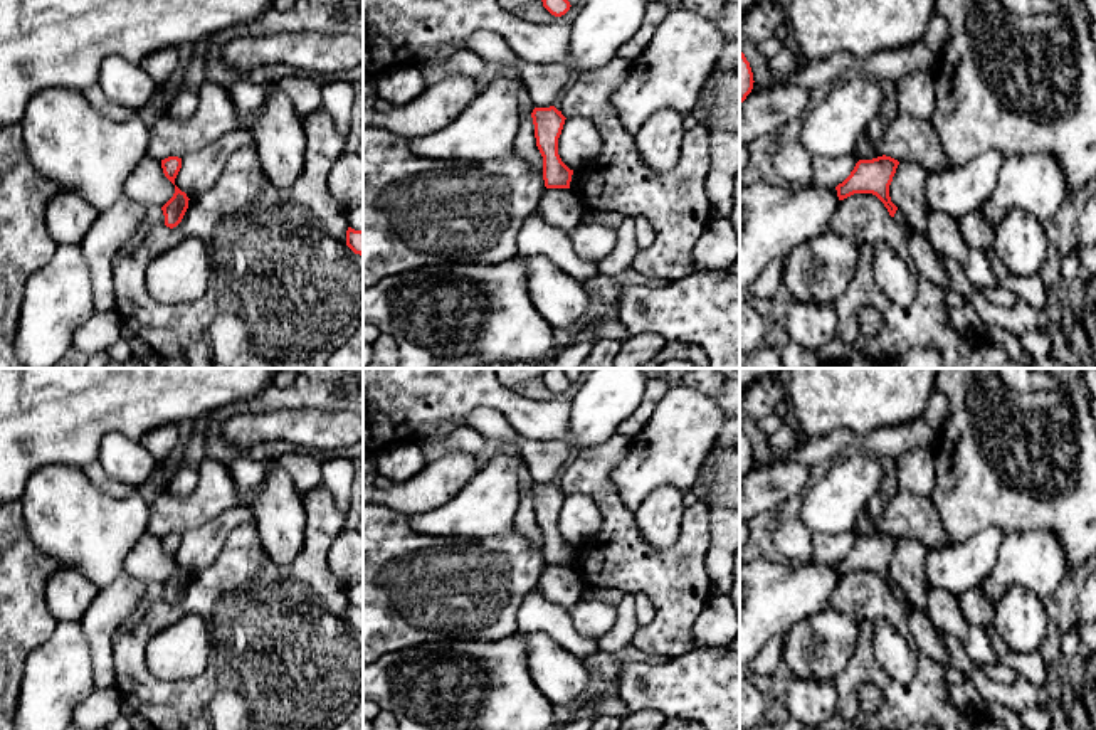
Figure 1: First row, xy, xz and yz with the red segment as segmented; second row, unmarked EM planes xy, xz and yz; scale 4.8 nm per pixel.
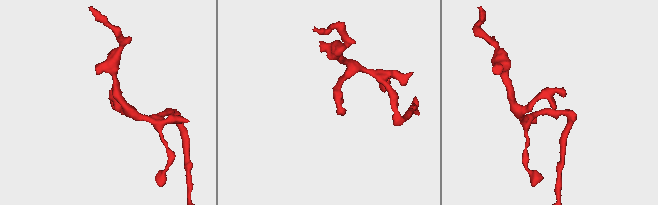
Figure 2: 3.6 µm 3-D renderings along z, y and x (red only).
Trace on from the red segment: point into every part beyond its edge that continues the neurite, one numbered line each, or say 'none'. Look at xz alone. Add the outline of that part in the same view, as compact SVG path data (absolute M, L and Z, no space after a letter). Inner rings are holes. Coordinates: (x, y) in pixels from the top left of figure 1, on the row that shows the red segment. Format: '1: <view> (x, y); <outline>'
none

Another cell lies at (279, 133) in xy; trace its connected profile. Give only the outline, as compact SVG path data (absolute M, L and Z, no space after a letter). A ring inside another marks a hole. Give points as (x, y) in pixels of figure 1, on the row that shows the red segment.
M272 82L252 128L264 175L277 190L289 190L304 168L308 138L291 98Z

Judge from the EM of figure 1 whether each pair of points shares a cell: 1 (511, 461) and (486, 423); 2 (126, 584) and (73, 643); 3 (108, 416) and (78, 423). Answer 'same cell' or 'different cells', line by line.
1: different cells
2: different cells
3: same cell

